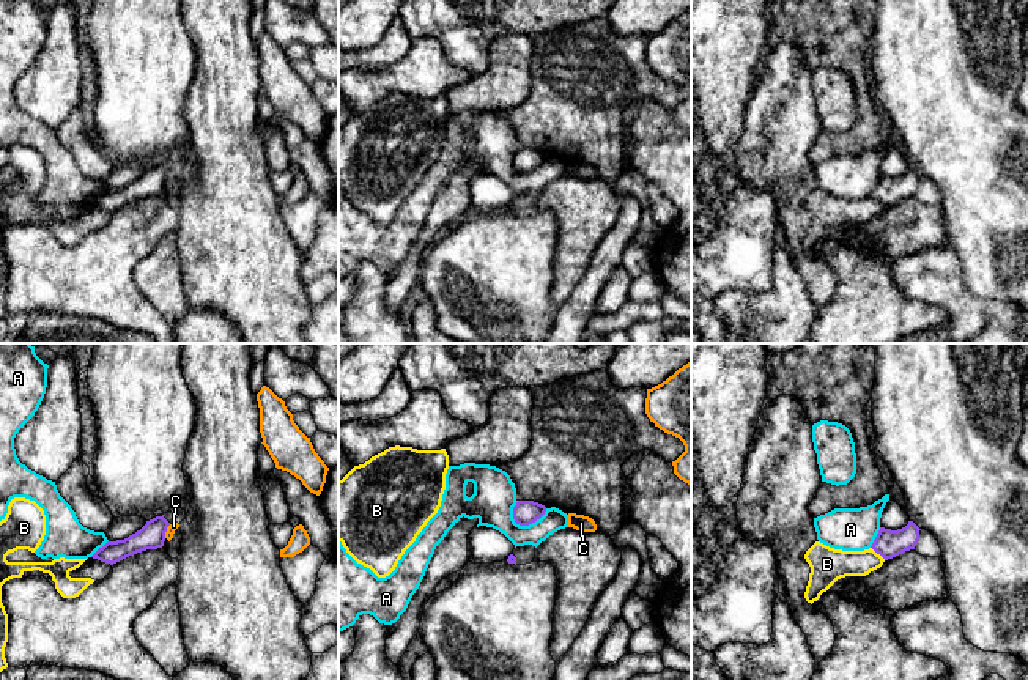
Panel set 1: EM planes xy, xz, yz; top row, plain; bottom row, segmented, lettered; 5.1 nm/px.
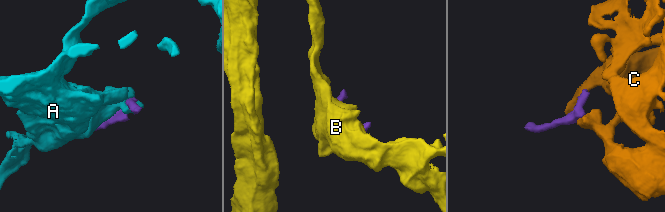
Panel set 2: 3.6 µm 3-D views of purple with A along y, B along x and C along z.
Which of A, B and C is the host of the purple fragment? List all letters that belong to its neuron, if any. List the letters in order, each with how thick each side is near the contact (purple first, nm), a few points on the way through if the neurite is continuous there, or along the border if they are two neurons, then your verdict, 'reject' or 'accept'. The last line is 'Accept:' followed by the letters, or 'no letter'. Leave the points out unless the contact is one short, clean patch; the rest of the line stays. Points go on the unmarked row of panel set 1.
A: 130 nm thick on the purple side, 220 nm on the other; reject
B: 150 nm thick on the purple side, 160 nm on the other; reject
C: 140 nm thick on the purple side, 50 nm on the other; border along xy (170, 172), (164, 184); reject
Accept: no letter

